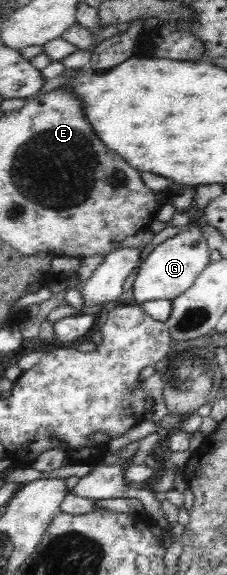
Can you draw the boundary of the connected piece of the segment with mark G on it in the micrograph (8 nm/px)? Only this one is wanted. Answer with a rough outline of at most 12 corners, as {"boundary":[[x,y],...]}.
{"boundary":[[198,228],[165,235],[137,264],[132,304],[173,300],[210,264]]}

